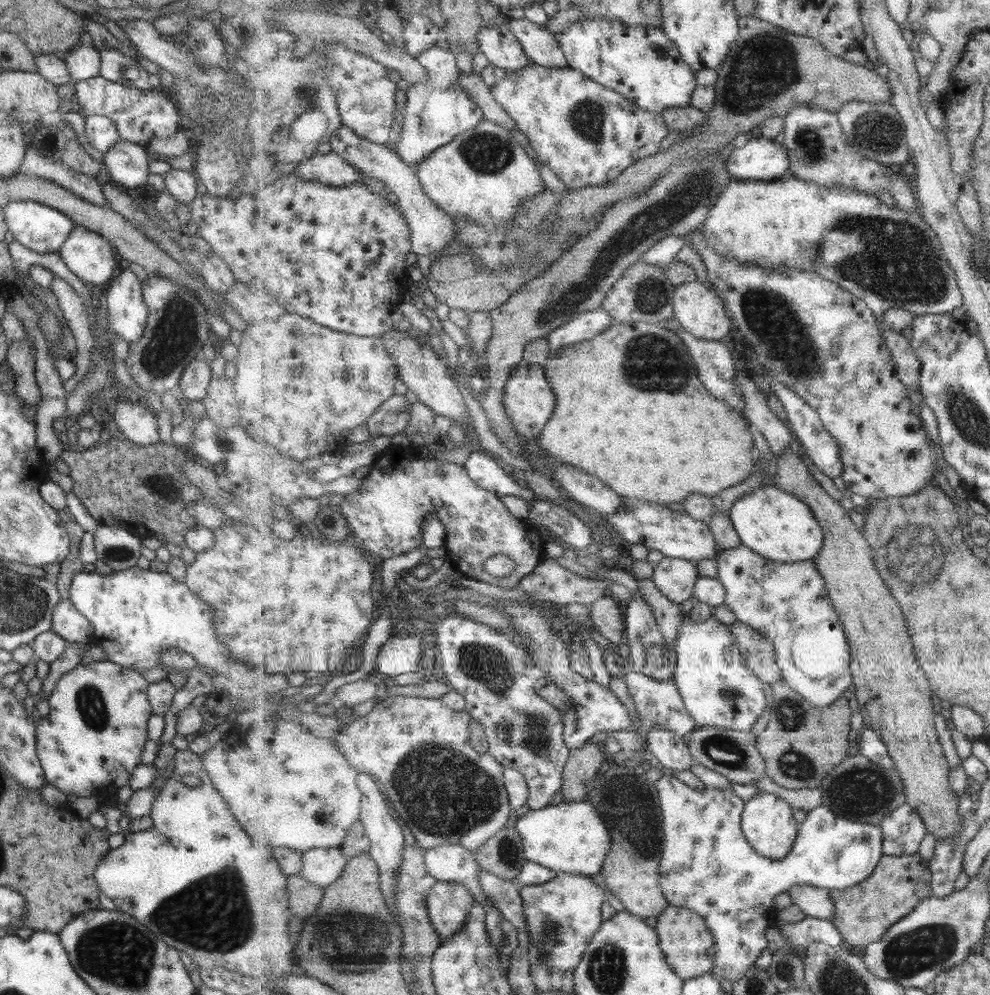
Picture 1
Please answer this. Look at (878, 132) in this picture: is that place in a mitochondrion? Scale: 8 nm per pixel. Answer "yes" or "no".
yes

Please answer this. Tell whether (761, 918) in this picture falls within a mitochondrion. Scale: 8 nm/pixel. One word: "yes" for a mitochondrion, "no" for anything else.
no

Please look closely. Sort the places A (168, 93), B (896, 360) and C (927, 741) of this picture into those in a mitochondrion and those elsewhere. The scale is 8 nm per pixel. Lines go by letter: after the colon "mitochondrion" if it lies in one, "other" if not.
A: other
B: other
C: other

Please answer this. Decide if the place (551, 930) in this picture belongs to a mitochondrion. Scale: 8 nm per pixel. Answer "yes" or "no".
yes

